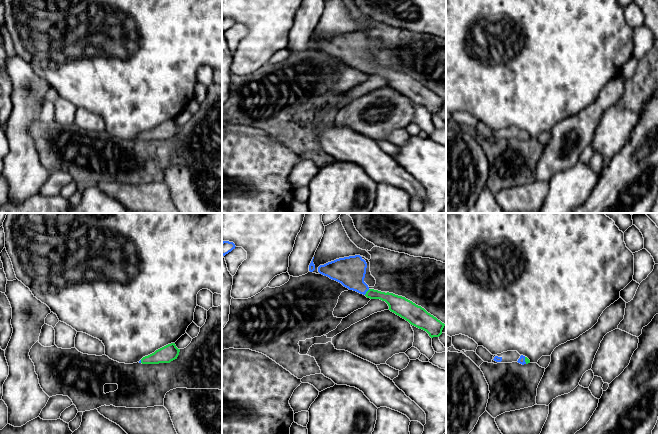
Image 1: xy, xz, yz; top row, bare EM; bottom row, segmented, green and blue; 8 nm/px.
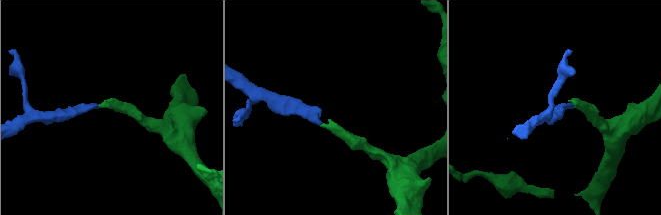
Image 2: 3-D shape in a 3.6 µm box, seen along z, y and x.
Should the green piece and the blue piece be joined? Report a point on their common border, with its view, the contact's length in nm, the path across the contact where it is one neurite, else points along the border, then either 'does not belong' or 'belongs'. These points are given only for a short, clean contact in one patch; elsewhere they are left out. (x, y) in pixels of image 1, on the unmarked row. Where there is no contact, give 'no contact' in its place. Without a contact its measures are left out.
meets green in xz at (366, 68); contact 60 nm long; runs through xz (395, 78), (388, 73), (366, 68), (353, 55), (350, 47); belongs

